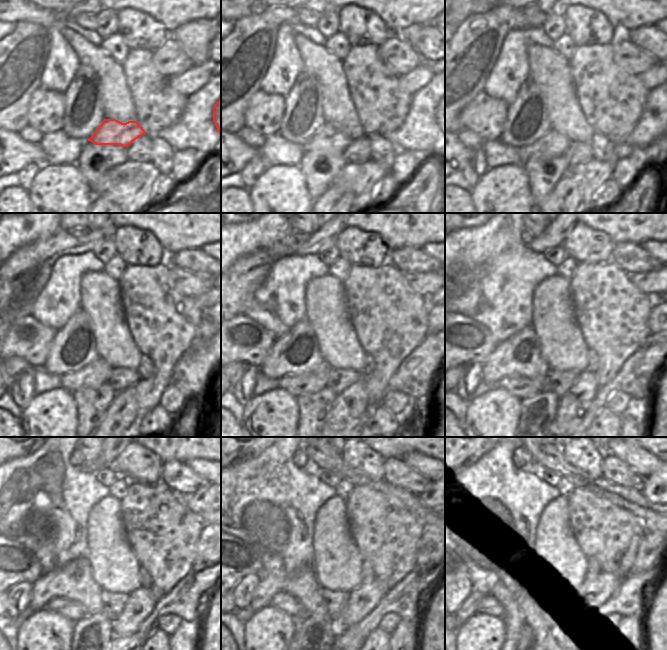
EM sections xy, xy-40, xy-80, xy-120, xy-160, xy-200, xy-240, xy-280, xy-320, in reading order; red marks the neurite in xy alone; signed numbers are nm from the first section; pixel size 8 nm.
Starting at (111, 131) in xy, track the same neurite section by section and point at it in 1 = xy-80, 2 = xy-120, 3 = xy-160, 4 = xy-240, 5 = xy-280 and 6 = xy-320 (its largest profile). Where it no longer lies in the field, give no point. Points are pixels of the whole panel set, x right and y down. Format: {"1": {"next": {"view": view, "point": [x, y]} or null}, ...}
{"1": {"next": {"view": "xy-80", "point": [553, 144]}}, "2": {"next": {"view": "xy-120", "point": [97, 373]}}, "3": {"next": {"view": "xy-160", "point": [306, 383]}}, "4": {"next": {"view": "xy-240", "point": [72, 610]}}, "5": {"next": {"view": "xy-280", "point": [284, 602]}}, "6": {"next": {"view": "xy-320", "point": [488, 605]}}}

